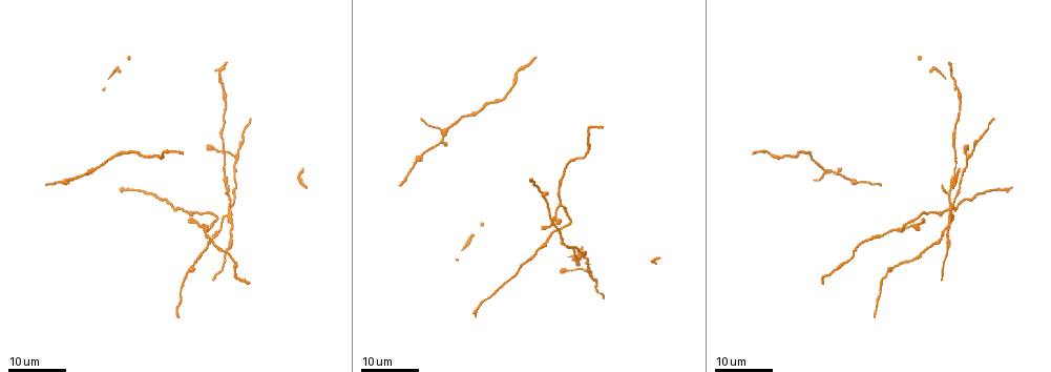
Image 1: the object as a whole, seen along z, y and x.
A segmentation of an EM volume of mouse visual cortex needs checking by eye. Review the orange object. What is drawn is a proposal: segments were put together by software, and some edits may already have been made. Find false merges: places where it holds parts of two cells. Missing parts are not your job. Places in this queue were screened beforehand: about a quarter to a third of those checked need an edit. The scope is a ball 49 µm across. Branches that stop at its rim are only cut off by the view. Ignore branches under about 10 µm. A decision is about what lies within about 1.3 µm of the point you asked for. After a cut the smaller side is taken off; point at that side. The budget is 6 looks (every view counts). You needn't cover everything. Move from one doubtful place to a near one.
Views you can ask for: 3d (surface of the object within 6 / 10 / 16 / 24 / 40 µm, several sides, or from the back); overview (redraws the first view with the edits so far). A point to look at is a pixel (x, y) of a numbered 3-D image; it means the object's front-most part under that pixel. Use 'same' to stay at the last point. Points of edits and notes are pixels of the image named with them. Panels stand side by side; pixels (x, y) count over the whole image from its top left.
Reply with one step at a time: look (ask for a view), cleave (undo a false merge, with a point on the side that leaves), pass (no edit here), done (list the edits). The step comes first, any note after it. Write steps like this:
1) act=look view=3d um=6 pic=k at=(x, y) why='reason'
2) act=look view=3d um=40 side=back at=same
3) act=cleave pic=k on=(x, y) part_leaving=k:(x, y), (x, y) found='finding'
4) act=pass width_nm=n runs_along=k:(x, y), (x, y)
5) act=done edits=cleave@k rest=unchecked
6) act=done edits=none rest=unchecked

act=look view=3d um=16 pic=1 at=(562, 202) why='a fork'

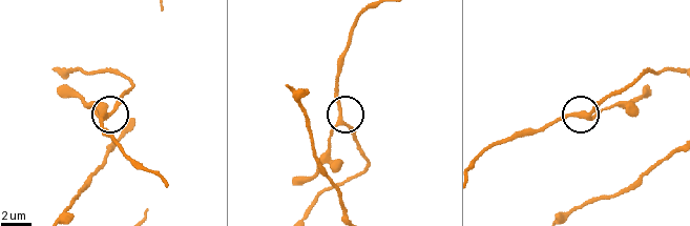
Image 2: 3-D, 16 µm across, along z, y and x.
act=look view=3d um=6 pic=2 at=(586, 113)

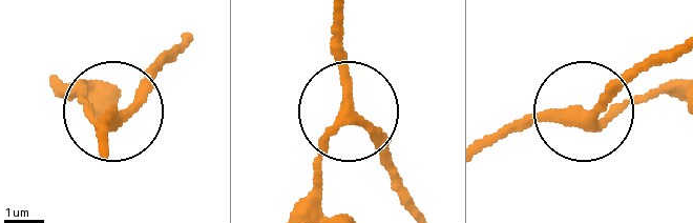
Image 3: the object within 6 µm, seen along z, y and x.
act=pass side_arm_um=31 found='all the same cell'

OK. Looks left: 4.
act=look view=3d um=16 pic=1 at=(953, 205) why='small branch off a trunk'

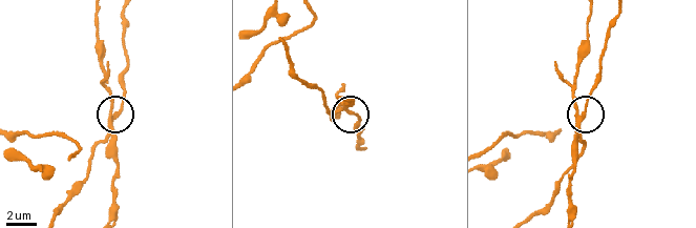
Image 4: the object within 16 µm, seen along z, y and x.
act=look view=3d um=6 pic=4 at=(582, 113)

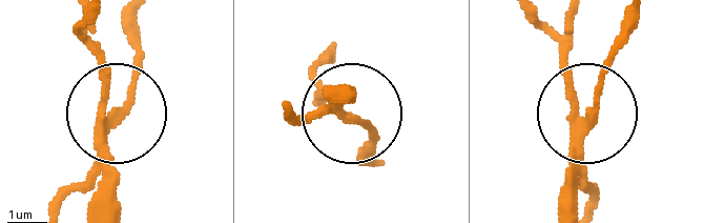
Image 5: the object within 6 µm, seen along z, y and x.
act=cleave pic=5 on=(108, 82) part_leaving=5:(574, 142), (563, 55), (574, 15) found='two cells meet here'

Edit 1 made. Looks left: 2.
act=look view=3d um=16 pic=1 at=(562, 235)

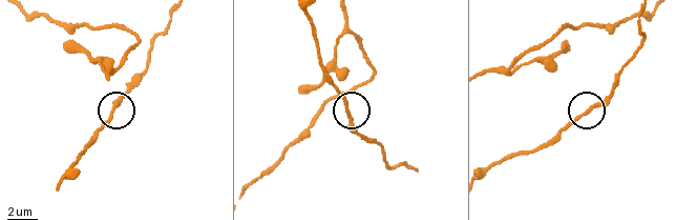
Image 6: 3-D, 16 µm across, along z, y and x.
act=look view=3d um=10 pic=6 at=(115, 108)

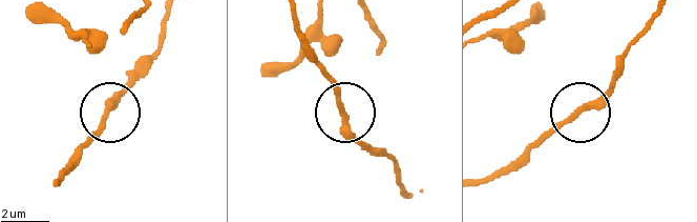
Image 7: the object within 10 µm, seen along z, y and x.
act=pass found='continuous, no second cell'

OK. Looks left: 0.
act=done edits=cleave@5 rest=unchecked

